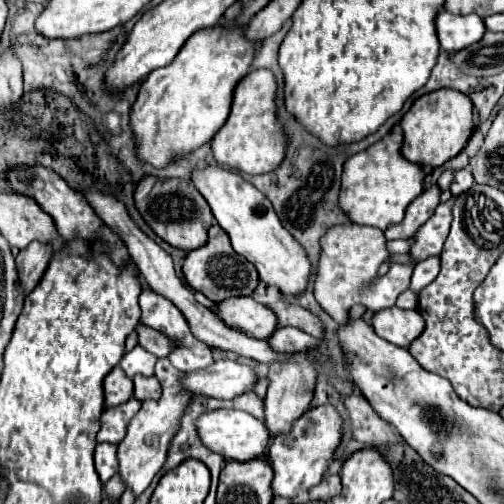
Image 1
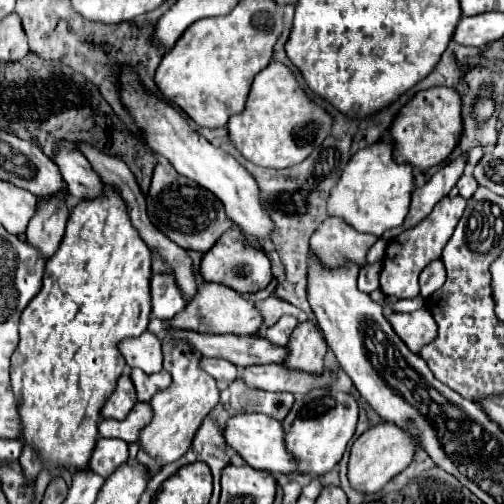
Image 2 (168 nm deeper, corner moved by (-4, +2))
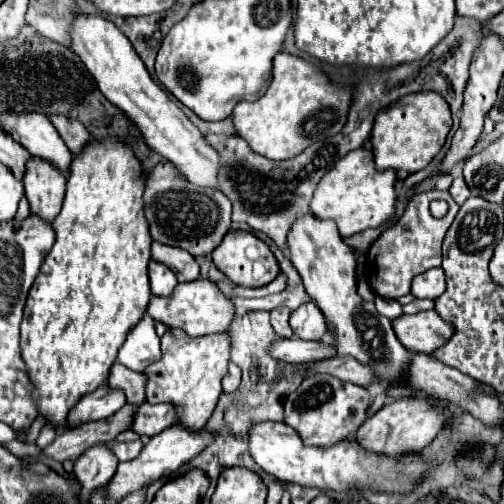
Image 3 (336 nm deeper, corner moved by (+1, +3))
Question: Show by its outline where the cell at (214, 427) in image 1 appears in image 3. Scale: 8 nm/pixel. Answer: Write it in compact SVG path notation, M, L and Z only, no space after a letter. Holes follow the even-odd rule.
M257 422L249 428L249 452L257 466L269 474L273 474L279 482L301 484L321 490L347 490L355 484L371 486L375 490L385 490L393 494L405 494L413 488L413 484L423 478L427 472L427 464L417 458L417 454L401 456L397 460L389 460L387 456L379 456L363 450L357 442L339 442L329 448L315 448L301 444L301 438L293 428L285 422Z

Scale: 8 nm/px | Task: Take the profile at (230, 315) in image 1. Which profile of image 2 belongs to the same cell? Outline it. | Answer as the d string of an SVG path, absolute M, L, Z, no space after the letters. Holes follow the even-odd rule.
M200 281L198 283L198 291L196 297L190 299L190 303L182 309L182 313L178 313L178 317L172 317L166 321L166 325L170 329L186 329L186 331L196 331L196 333L214 333L214 335L252 335L260 329L260 319L254 303L246 297L236 293L234 289L220 285L220 283L206 283Z

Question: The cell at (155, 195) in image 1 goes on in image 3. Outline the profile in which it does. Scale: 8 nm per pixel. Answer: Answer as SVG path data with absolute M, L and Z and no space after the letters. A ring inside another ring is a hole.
M159 162L147 176L143 194L145 218L153 240L187 250L191 256L211 254L231 228L231 202L223 192L187 182L169 162Z

